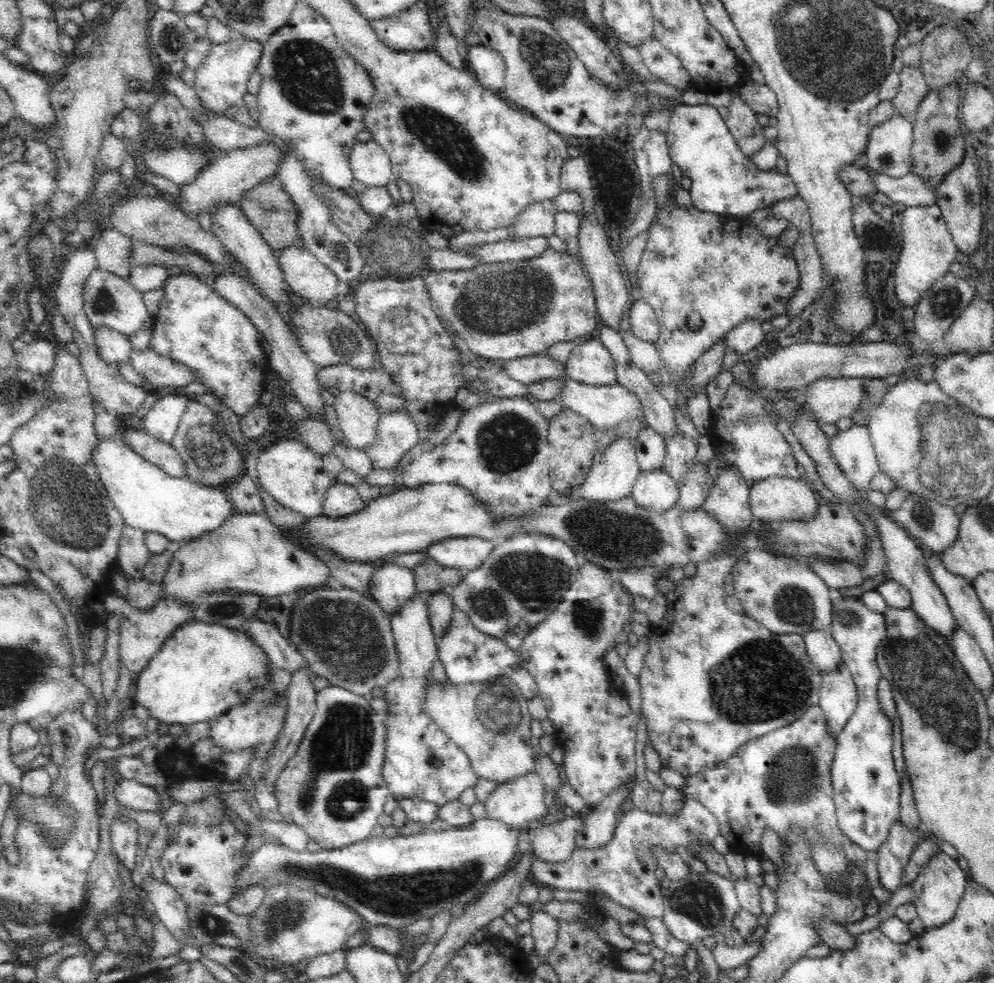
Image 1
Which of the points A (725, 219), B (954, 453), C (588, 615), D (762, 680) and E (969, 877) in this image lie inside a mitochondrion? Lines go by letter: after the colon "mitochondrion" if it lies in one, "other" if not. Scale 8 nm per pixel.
A: other
B: mitochondrion
C: mitochondrion
D: mitochondrion
E: other

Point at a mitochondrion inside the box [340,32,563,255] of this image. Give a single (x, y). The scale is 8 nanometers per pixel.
(442, 135)

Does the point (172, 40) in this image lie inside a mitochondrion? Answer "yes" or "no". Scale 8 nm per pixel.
yes

